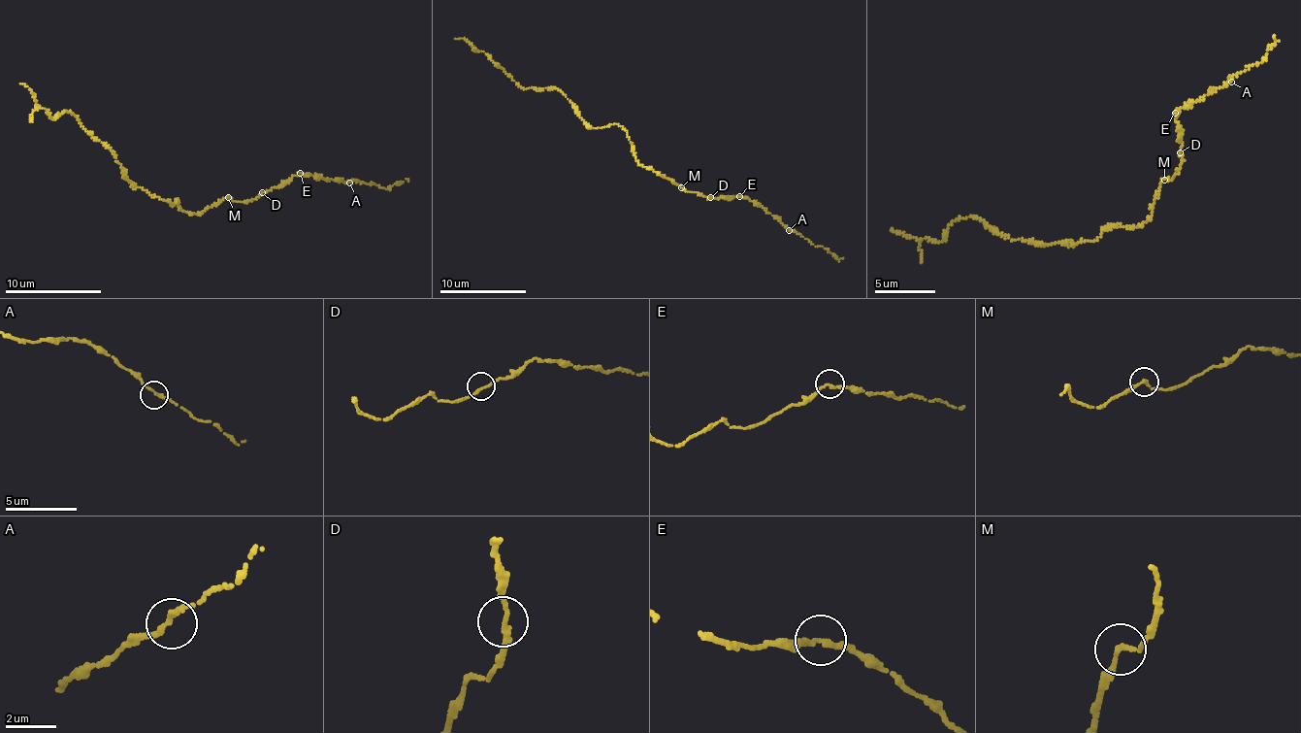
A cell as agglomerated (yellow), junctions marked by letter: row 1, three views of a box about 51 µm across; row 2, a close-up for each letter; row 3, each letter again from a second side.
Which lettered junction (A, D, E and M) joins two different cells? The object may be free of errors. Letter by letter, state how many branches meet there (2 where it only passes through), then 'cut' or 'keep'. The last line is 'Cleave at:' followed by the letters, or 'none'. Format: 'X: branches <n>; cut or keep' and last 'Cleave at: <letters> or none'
A: branches 2; keep
D: branches 2; keep
E: branches 2; keep
M: branches 2; keep
Cleave at: none

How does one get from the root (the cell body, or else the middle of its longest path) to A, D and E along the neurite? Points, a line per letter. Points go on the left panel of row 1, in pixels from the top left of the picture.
A: (178, 209), (201, 215), (225, 198), (251, 201), (264, 192), (283, 186), (294, 176), (317, 176), (349, 183)
D: (178, 209), (201, 215), (225, 198), (251, 201), (262, 192)
E: (178, 209), (201, 215), (225, 198), (251, 201), (264, 192), (283, 186), (300, 173)

